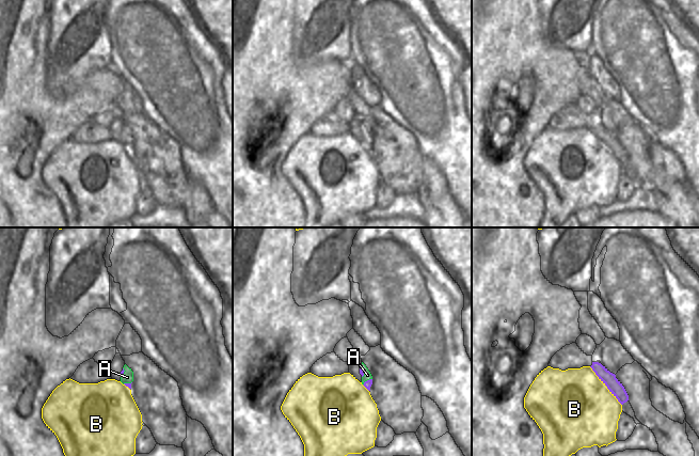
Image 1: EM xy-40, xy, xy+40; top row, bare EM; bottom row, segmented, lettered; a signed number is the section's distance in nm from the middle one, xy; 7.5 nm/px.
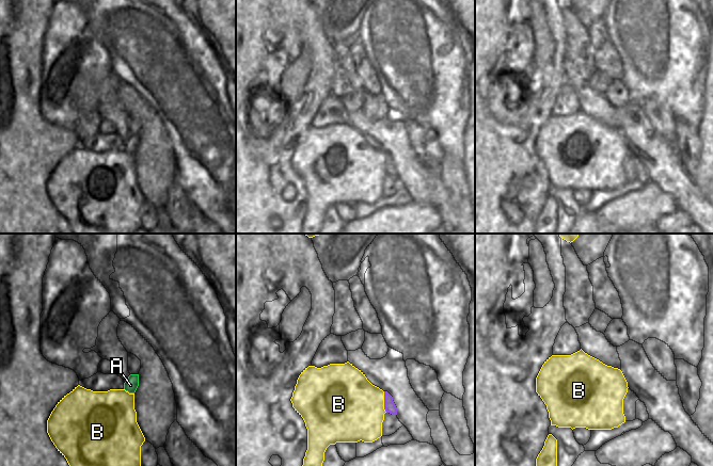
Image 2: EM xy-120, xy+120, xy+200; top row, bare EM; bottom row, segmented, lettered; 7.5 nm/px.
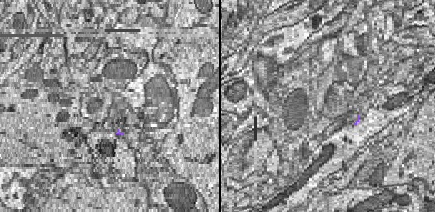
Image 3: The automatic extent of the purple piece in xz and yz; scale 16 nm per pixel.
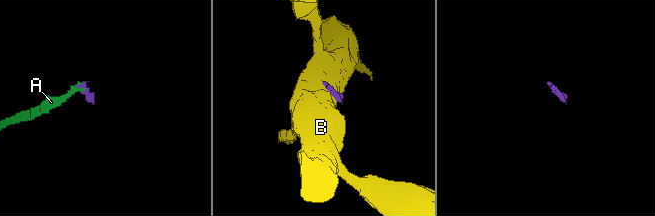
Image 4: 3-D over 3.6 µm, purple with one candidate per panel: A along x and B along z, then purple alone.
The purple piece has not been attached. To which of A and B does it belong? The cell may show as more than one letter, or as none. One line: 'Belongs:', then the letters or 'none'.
Belongs: none

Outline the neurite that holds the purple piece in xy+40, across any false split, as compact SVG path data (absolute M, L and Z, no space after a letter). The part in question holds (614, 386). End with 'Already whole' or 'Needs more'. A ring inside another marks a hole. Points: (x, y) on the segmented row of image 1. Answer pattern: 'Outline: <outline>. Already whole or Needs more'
Outline: M592 362L590 366L599 379L607 387L609 392L623 405L629 400L629 395L622 383L605 366L599 362Z. Already whole.

